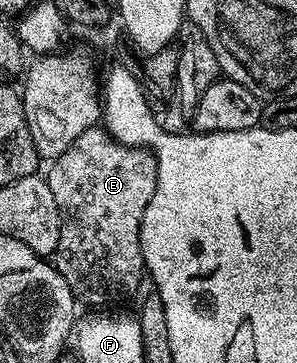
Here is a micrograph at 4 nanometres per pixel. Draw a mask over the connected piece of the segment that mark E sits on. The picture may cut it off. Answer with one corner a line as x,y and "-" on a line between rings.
96,125
80,132
70,147
49,166
50,171
45,171
44,177
48,188
52,188
60,216
60,240
52,255
52,265
64,276
75,299
79,303
87,302
90,308
102,308
107,305
105,302
134,296
146,270
140,232
144,212
152,200
152,192
156,192
158,161
149,150
128,146
101,125

